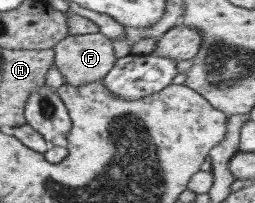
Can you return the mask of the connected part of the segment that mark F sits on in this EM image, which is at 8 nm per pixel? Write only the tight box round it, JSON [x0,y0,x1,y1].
[52,31,116,87]

